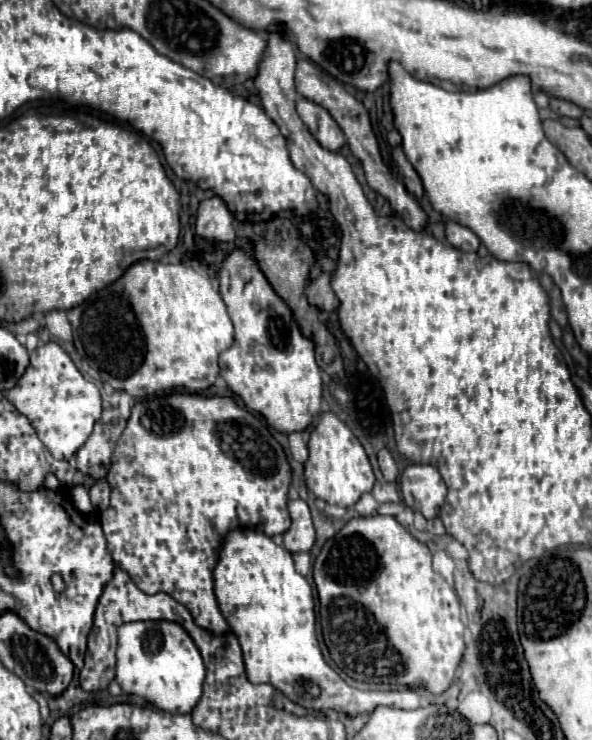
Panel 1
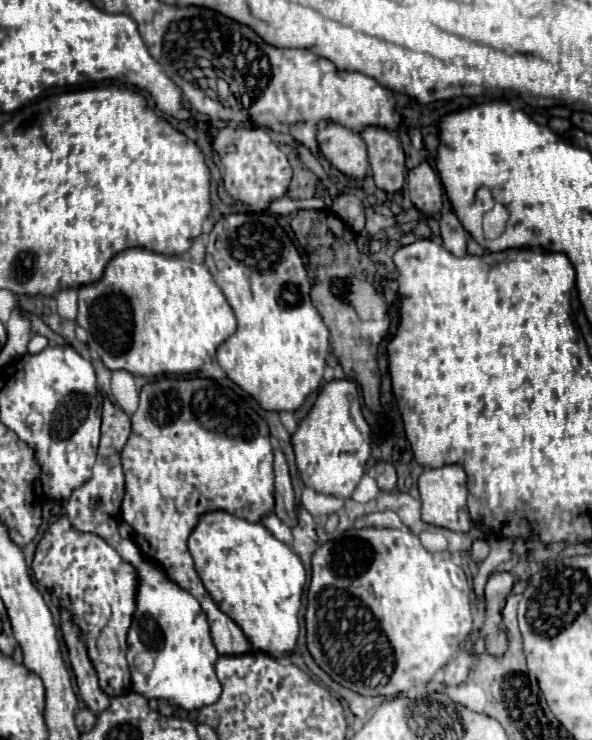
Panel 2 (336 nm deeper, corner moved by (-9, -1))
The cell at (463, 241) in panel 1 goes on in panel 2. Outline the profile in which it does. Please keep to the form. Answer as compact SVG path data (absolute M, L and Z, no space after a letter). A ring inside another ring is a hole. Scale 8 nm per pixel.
M455 212L441 216L441 238L443 238L443 246L451 254L455 254L455 256L467 254L467 232L461 226Z

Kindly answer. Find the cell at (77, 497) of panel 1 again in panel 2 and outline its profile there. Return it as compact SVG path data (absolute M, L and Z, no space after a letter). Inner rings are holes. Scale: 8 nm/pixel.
M121 540L117 546L119 556L129 562L137 576L137 598L135 598L135 614L127 635L126 659L135 660L139 652L155 650L155 666L149 674L139 672L131 666L133 690L143 694L145 698L163 698L175 706L185 710L199 710L203 706L215 704L221 696L221 684L215 676L215 662L219 658L211 634L207 616L201 610L199 602L179 584L175 584L157 564L143 558L133 540Z

